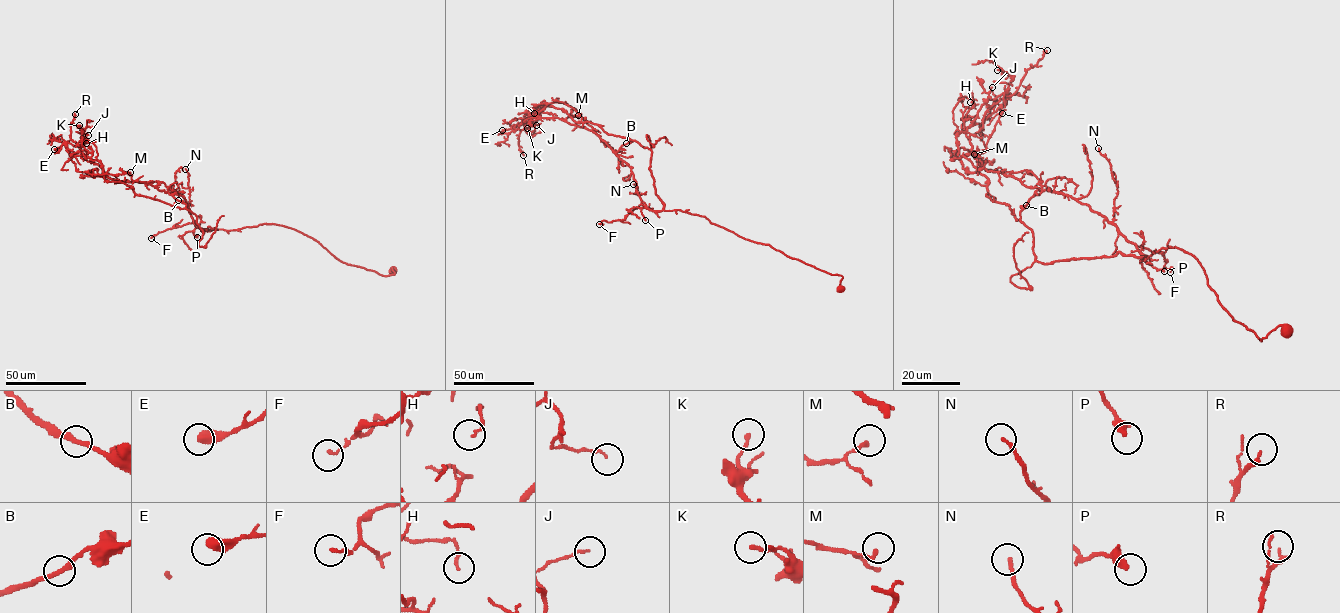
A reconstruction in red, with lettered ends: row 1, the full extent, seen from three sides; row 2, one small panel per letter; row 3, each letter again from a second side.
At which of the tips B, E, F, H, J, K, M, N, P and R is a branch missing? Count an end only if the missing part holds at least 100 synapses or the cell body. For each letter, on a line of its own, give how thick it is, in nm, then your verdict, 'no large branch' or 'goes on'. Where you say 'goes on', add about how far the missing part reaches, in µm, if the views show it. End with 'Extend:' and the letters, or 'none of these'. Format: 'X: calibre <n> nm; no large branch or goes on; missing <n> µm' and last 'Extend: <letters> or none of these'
B: calibre 240 nm; no large branch
E: calibre 480 nm; no large branch
F: calibre 130 nm; no large branch
H: calibre 120 nm; no large branch
J: calibre 80 nm; no large branch
K: calibre 180 nm; no large branch
M: calibre 200 nm; no large branch
N: calibre 170 nm; no large branch
P: calibre 280 nm; no large branch
R: calibre 200 nm; no large branch
Extend: none of these

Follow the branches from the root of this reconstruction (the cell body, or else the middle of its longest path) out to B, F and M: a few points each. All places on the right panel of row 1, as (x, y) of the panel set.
B: (1287, 329), (1261, 340), (1234, 320), (1182, 249), (1145, 259), (1060, 193), (1026, 205)
F: (1287, 329), (1261, 340), (1191, 254), (1168, 247), (1145, 259), (1135, 244), (1163, 254), (1170, 272)
M: (1287, 329), (1261, 340), (1191, 254), (1168, 247), (1145, 259), (1087, 205), (978, 170), (962, 155), (974, 154)

